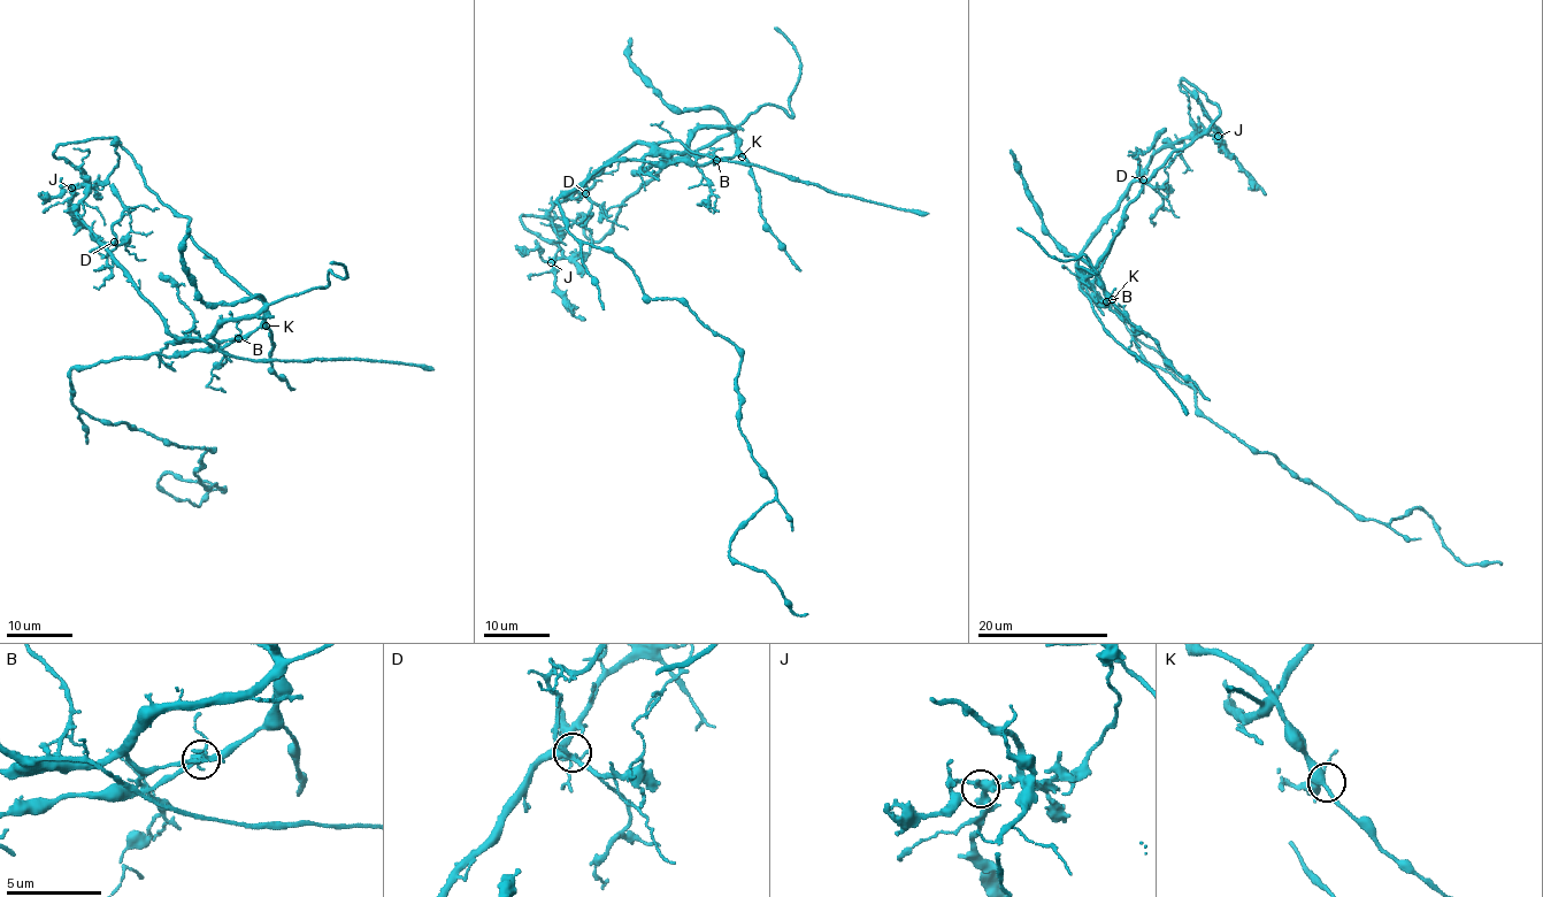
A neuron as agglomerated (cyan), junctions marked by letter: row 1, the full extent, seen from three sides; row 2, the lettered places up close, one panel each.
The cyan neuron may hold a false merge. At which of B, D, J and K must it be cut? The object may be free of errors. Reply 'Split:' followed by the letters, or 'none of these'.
Split: B

